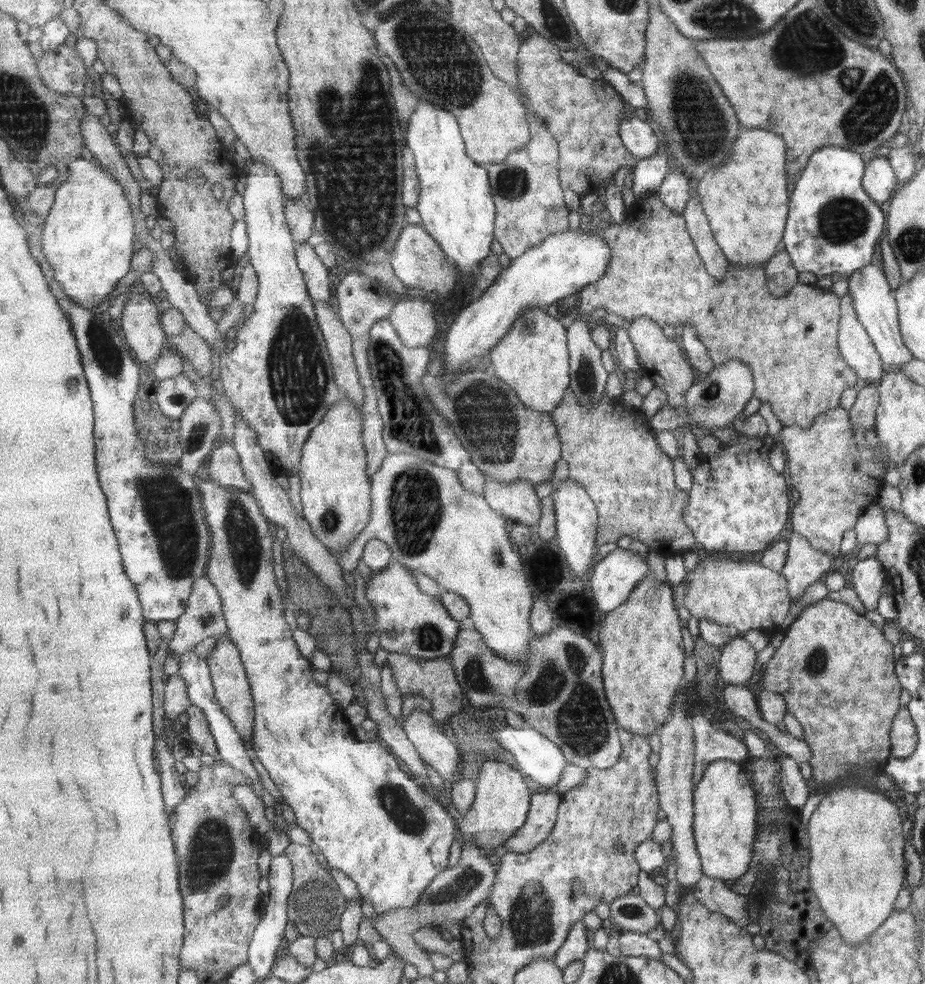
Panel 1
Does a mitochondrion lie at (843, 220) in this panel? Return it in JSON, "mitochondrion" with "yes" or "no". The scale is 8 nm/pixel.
{"mitochondrion":"yes"}

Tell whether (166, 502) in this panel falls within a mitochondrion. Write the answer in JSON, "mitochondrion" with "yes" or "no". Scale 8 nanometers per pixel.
{"mitochondrion":"yes"}

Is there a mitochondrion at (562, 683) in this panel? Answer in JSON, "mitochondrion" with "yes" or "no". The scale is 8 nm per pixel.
{"mitochondrion":"yes"}

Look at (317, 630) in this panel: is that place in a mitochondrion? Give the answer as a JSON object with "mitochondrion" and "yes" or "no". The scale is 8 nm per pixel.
{"mitochondrion":"yes"}

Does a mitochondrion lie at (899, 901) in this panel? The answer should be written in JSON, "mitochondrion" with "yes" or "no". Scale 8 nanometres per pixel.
{"mitochondrion":"no"}

